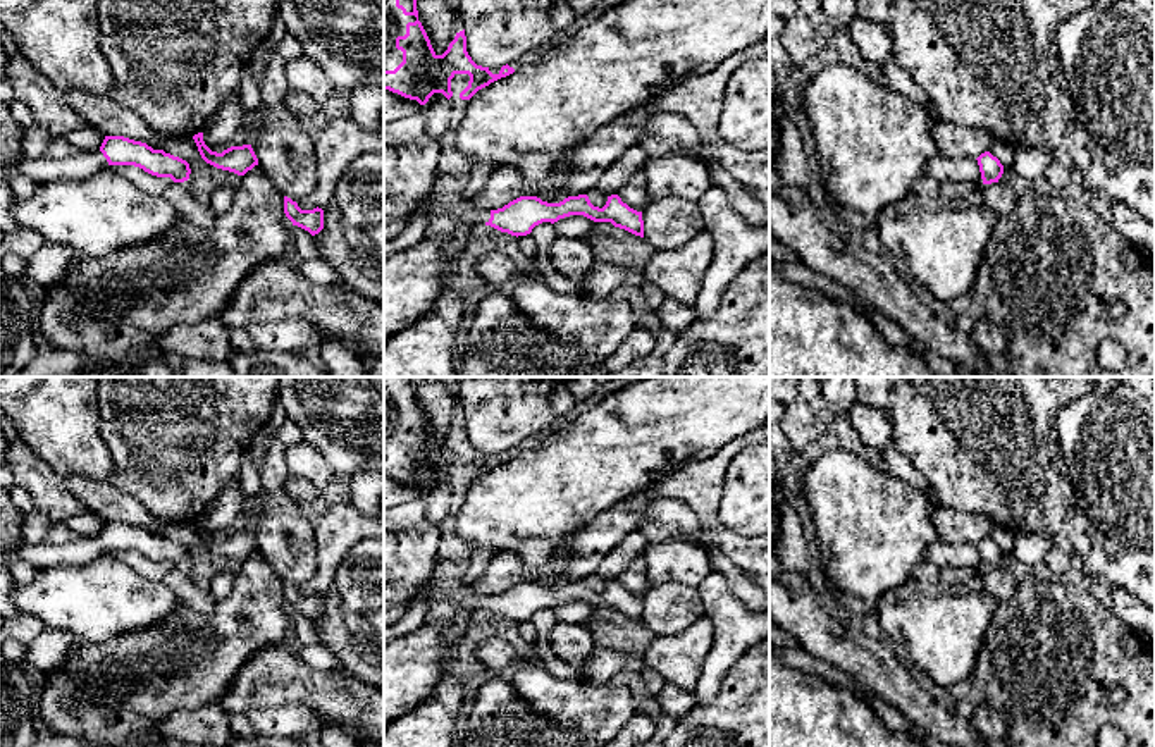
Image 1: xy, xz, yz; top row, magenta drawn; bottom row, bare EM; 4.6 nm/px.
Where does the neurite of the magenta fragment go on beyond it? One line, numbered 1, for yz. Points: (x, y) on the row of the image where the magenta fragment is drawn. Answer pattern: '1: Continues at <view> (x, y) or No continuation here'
1: No continuation here

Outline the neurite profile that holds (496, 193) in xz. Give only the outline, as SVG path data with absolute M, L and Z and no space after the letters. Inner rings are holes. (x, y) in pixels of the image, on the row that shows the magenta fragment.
M497 167L484 182L484 188L470 198L477 208L497 210L520 196L539 196L553 189L549 176L535 182L525 182L518 167Z

